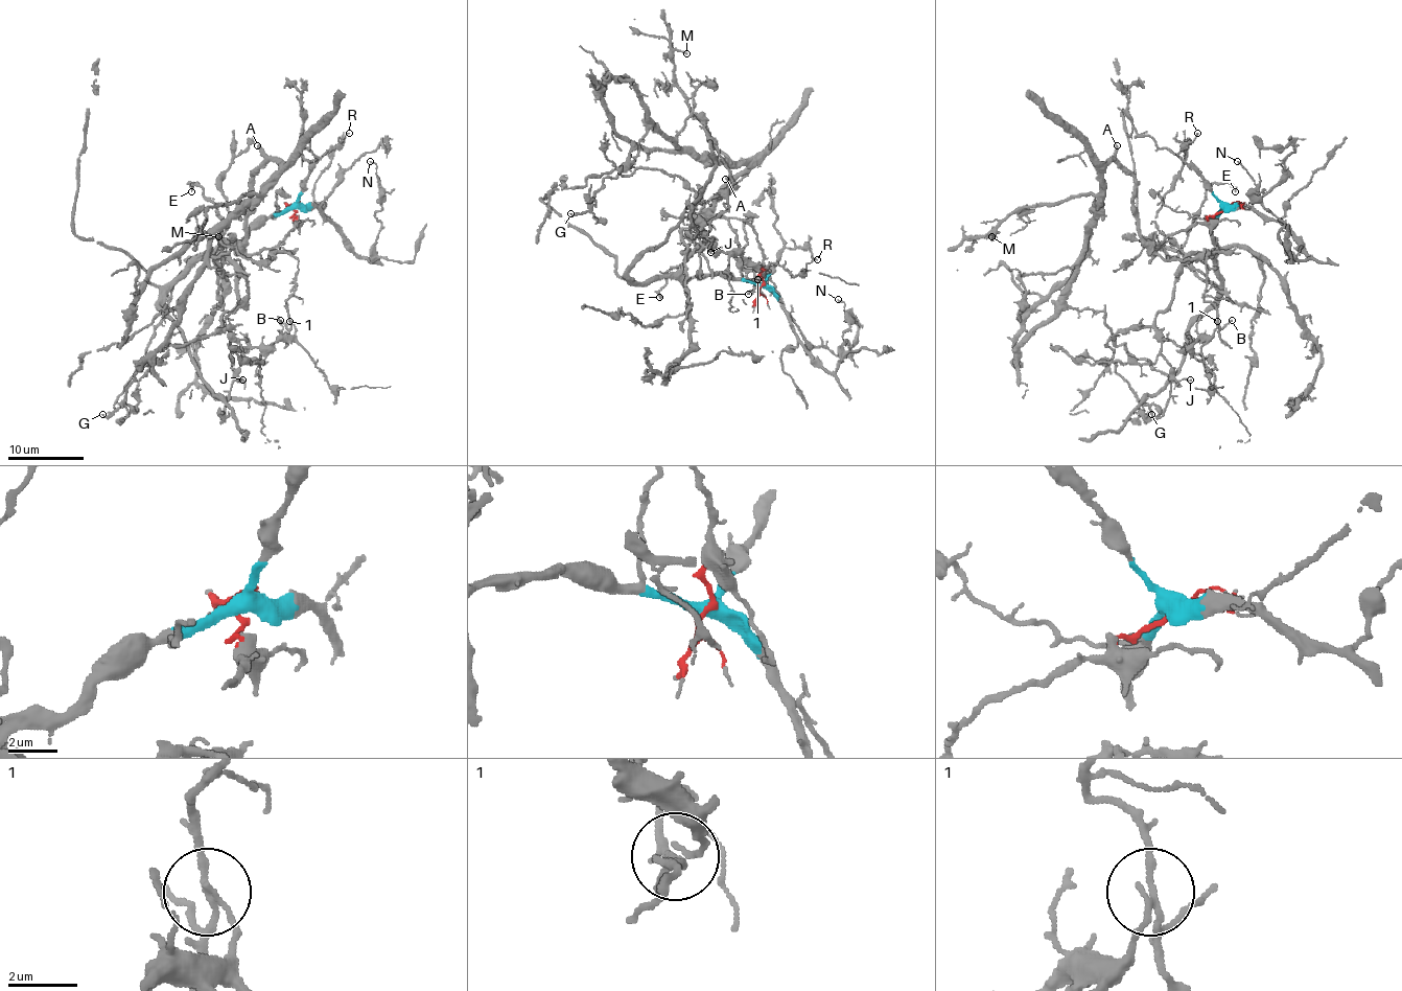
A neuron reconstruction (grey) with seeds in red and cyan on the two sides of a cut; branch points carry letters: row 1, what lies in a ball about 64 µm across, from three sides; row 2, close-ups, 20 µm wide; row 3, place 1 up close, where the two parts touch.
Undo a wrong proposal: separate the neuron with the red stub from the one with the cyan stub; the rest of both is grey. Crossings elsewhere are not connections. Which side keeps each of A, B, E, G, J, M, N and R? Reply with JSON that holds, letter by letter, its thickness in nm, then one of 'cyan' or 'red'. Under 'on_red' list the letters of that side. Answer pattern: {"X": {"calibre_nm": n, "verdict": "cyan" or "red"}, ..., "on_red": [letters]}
{"A": {"calibre_nm": 320, "verdict": "red"}, "B": {"calibre_nm": 160, "verdict": "red"}, "E": {"calibre_nm": 200, "verdict": "red"}, "G": {"calibre_nm": 150, "verdict": "cyan"}, "J": {"calibre_nm": 140, "verdict": "cyan"}, "M": {"calibre_nm": 170, "verdict": "red"}, "N": {"calibre_nm": 130, "verdict": "cyan"}, "R": {"calibre_nm": 110, "verdict": "cyan"}, "on_red": ["A", "B", "E", "M"]}

